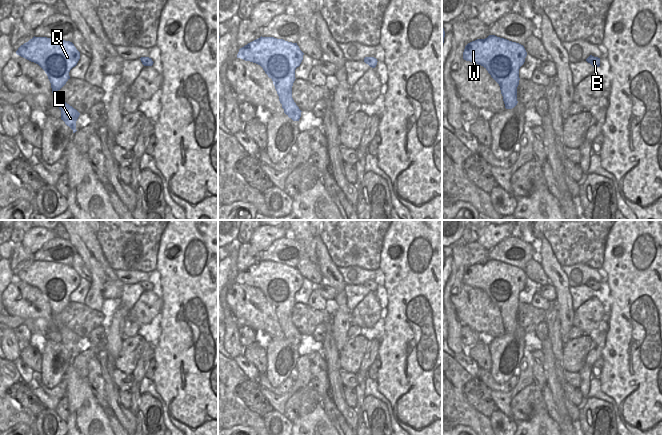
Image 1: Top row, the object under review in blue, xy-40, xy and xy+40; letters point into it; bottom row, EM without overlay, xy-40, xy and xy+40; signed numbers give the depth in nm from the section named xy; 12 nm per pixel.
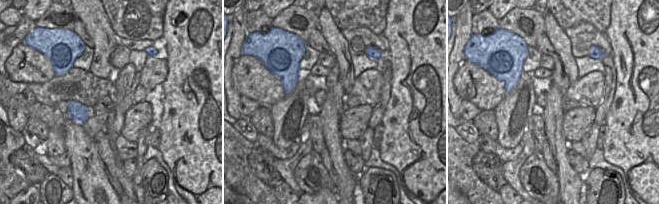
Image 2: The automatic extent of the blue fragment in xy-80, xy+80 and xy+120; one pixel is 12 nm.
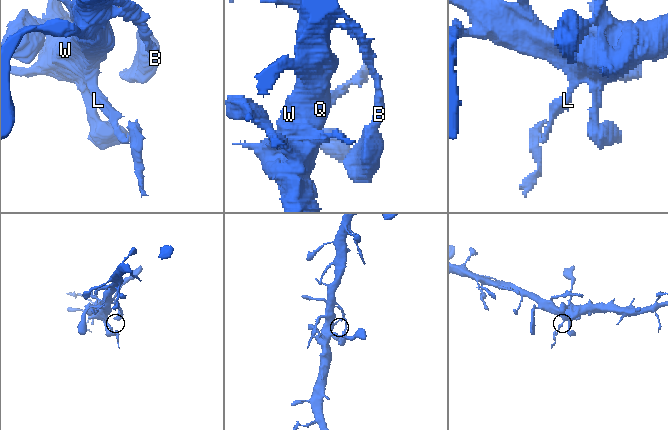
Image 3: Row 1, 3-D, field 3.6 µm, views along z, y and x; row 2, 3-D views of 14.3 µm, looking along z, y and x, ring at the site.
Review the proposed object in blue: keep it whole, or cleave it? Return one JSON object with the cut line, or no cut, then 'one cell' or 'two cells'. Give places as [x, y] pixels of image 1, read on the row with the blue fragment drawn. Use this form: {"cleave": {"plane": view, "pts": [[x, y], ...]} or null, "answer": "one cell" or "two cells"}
{"cleave": {"plane": "xy+40", "pts": [[516, 97], [512, 97], [505, 105]]}, "answer": "two cells"}

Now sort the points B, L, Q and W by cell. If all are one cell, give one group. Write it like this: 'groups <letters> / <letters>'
groups B Q W / L

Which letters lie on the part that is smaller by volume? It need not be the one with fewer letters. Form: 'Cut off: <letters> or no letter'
Cut off: L

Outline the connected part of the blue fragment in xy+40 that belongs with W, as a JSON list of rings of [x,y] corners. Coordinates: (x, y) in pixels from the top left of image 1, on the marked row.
[[[495,35],[468,43],[463,52],[464,60],[483,66],[499,84],[505,105],[511,98],[517,98],[517,87],[520,80],[519,69],[524,64],[526,56],[527,52],[523,45]]]

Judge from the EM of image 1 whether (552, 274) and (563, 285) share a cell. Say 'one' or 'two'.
one

